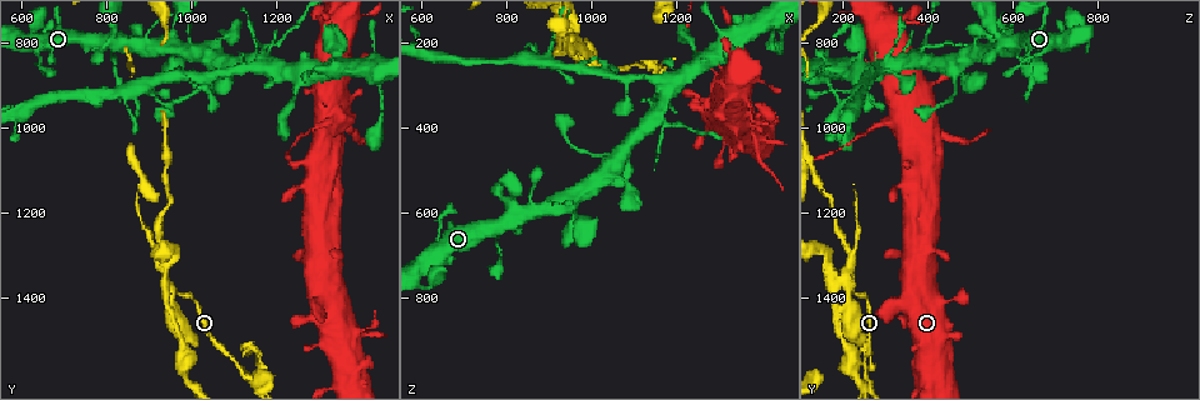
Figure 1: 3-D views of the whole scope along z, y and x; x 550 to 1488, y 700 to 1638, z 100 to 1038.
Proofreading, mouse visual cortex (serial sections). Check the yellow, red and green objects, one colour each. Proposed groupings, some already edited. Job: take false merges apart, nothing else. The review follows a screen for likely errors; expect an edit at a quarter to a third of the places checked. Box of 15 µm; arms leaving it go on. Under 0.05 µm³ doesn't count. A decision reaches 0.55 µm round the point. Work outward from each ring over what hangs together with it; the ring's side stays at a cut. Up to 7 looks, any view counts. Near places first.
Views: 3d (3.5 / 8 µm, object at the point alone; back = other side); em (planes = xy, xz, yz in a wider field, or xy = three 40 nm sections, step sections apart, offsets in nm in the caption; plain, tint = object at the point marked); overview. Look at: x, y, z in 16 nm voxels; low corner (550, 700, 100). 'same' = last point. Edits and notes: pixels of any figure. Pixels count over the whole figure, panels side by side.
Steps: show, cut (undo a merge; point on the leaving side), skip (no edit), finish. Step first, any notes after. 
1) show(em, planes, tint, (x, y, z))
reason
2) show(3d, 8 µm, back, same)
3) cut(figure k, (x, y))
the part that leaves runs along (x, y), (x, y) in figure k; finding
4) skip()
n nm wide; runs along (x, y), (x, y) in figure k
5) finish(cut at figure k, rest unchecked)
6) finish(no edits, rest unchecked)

show(3d, 3.5 µm, (955, 1375, 220))
sharp bend

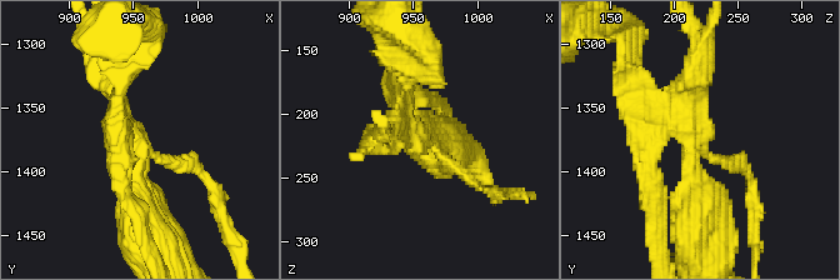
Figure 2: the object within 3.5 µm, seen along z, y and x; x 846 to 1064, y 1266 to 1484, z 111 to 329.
show(em, xy, step 5, tint, (958, 1380, 218))
4 arms; arms of 150, 250, 300, 400 nm

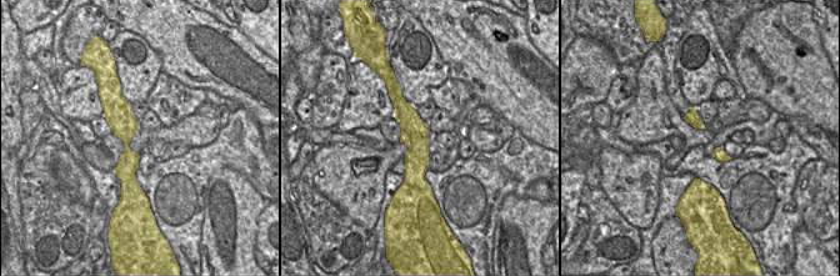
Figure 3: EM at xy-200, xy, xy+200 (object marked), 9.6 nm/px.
cut(figure 2, (635, 73))
260 nm wide; the part that leaves runs along (698, 145), (646, 126), (630, 73) in figure 2; a second cell is stuck on

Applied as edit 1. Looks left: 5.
show(3d, 3.5 µm, back, (1130, 1580, 260))
four arms meet

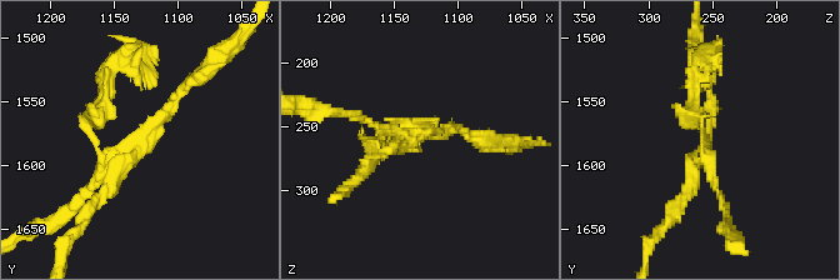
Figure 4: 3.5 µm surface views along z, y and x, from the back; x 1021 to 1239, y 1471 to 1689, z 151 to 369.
show(em, planes, tint, (1134, 1586, 256))
4 arms; arms of 100, 150, 150, 200 nm; shape alone is not enough

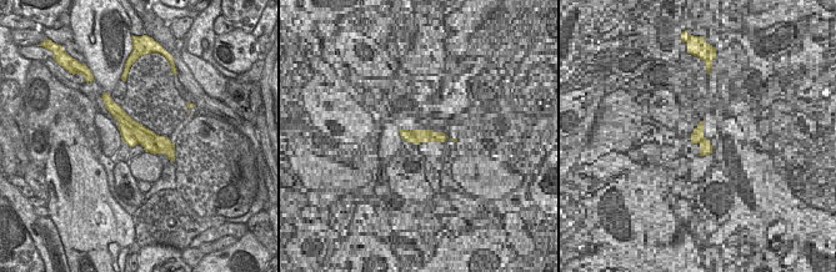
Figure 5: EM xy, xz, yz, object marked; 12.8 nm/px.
cut(figure 4, (149, 63))
two cells meet here

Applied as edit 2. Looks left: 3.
finish(cut at figure 2, cut at figure 4, rest unchecked)

